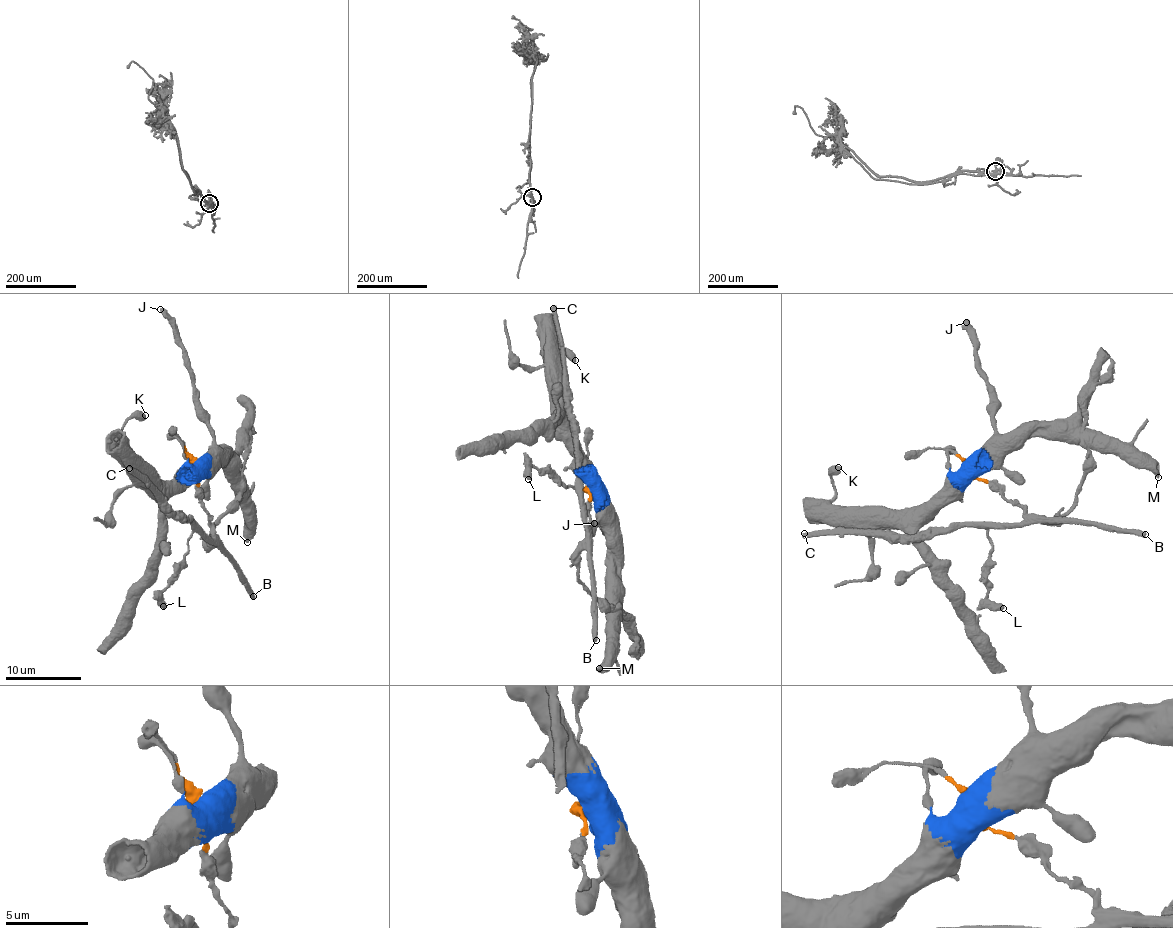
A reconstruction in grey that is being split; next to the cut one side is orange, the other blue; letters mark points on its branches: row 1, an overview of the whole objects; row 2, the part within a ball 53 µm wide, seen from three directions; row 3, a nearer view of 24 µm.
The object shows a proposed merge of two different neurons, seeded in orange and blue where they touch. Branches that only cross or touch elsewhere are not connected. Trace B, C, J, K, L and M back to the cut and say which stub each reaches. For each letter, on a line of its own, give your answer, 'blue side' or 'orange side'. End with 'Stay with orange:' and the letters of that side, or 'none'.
B: orange side
C: orange side
J: blue side
K: blue side
L: orange side
M: blue side
Stay with orange: B, C, L

